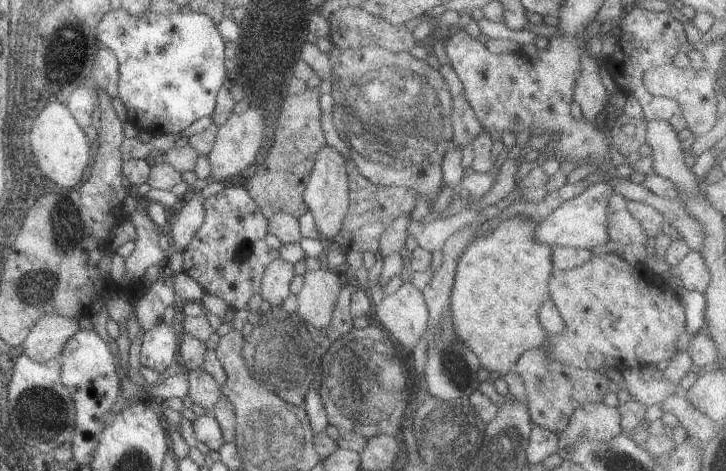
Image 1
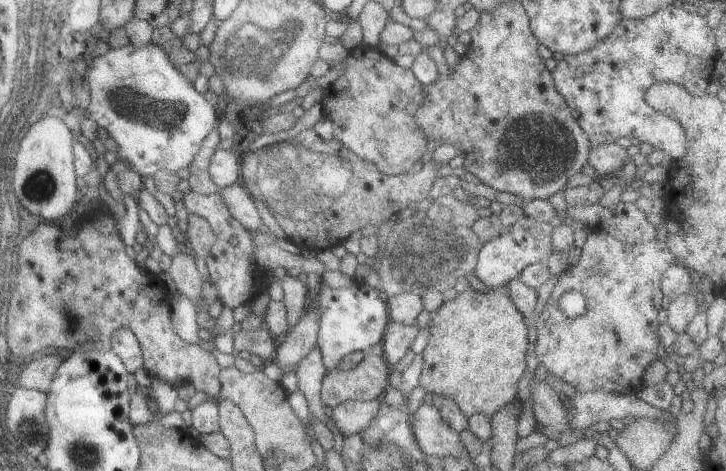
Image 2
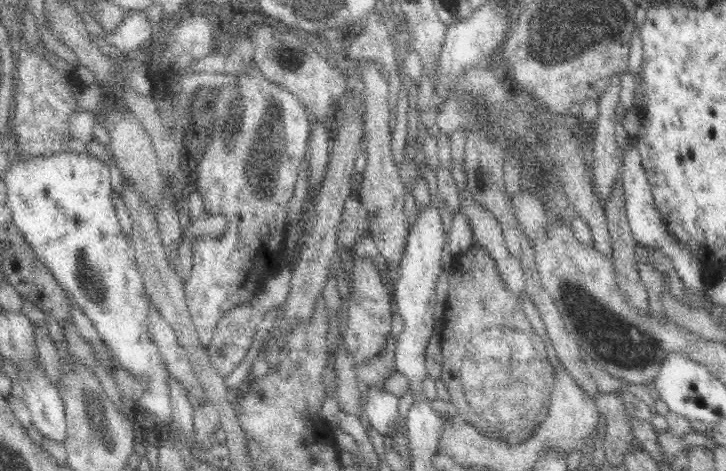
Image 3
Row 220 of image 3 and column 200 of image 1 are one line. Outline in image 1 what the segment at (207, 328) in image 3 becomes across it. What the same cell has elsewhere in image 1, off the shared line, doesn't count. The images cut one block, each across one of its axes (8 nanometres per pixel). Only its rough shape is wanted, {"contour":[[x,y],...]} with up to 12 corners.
{"contour":[[242,186],[203,201],[182,272],[229,309],[278,257]]}

